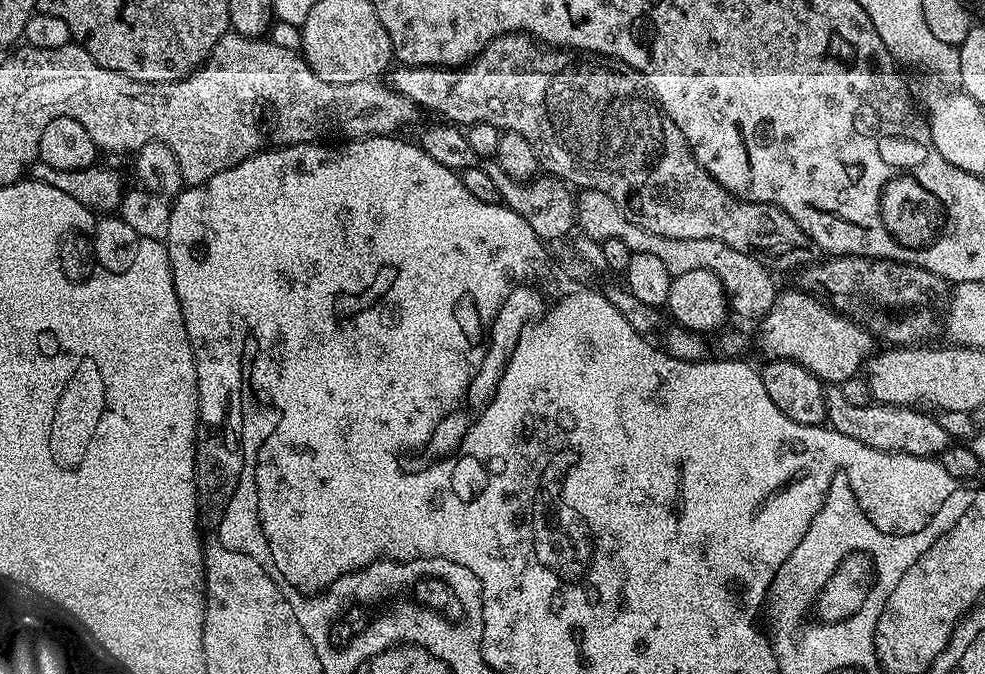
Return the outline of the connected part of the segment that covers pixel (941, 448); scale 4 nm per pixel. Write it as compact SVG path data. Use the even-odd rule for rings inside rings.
M827 385L824 397L826 398L827 425L848 438L870 446L871 449L933 459L939 457L951 445L952 439L942 429L939 419L922 413L925 411L905 405L875 402L862 406L852 405L846 402L839 385Z

